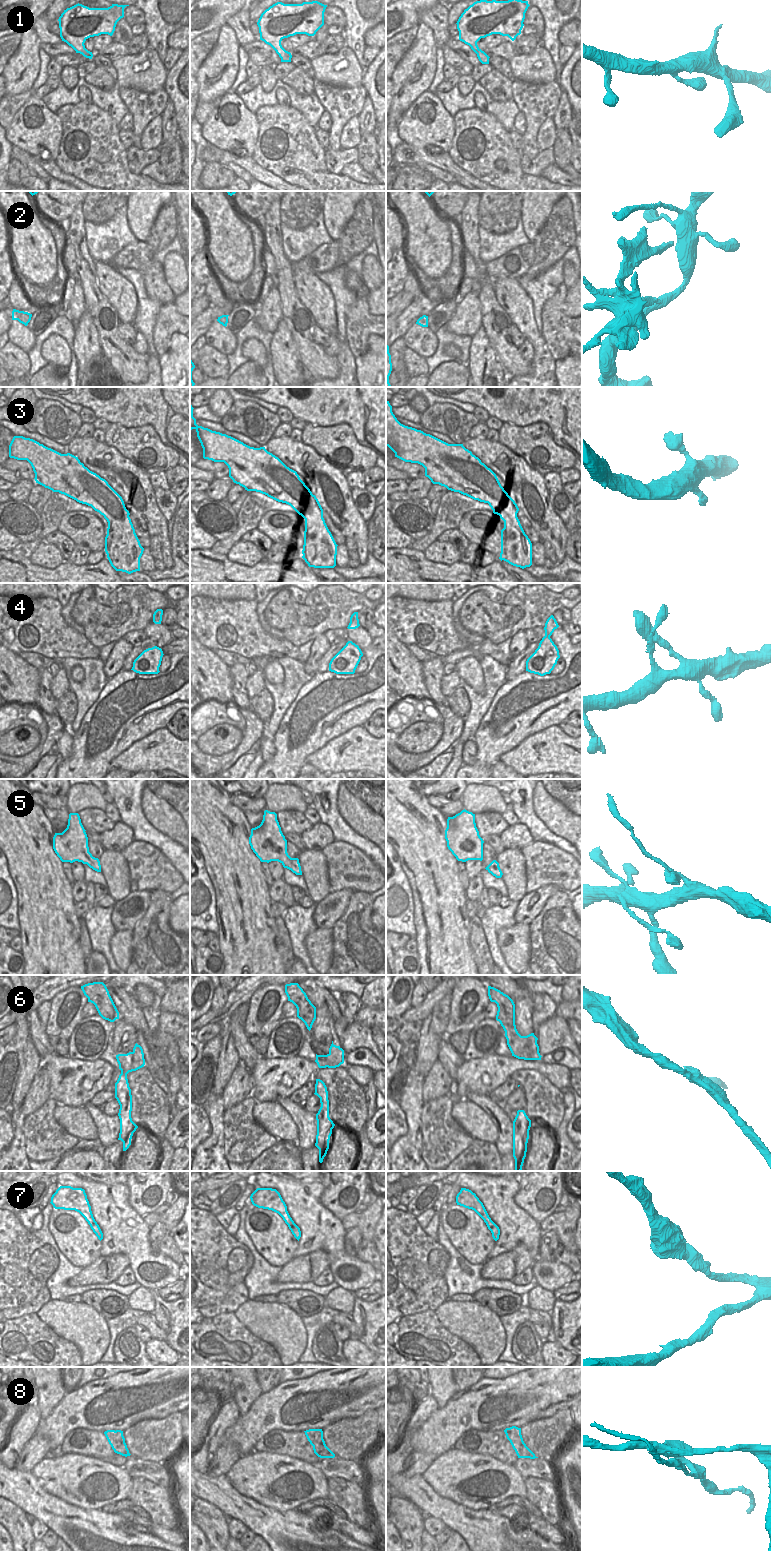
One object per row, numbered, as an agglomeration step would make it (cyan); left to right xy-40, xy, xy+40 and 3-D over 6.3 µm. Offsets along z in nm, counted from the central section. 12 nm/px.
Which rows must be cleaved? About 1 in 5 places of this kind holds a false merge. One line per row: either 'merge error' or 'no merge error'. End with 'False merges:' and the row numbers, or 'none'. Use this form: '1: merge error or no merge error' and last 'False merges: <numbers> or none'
1: no merge error
2: merge error
3: no merge error
4: no merge error
5: merge error
6: merge error
7: no merge error
8: merge error
False merges: 2, 5, 6, 8

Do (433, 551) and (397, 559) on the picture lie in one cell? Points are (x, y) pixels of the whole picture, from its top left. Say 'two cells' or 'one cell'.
two cells

